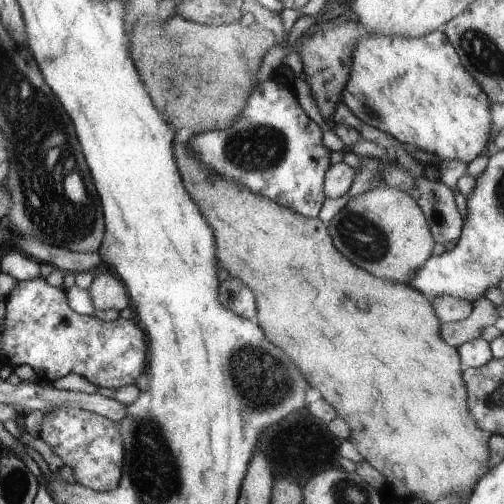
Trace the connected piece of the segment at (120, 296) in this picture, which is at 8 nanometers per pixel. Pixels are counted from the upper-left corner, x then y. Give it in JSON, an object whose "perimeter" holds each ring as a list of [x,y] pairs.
{"perimeter":[[[110,269],[97,271],[96,278],[88,290],[97,310],[115,308],[121,311],[131,304],[126,285]]]}

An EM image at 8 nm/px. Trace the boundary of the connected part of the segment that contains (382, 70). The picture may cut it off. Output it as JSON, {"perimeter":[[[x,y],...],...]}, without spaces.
{"perimeter":[[[359,24],[359,33],[355,49],[352,53],[353,69],[349,74],[347,85],[344,87],[341,94],[341,100],[362,122],[366,122],[370,126],[375,126],[380,130],[390,134],[404,146],[424,152],[430,152],[439,156],[440,160],[462,160],[466,164],[470,164],[474,158],[480,154],[487,152],[490,140],[492,140],[492,130],[494,129],[493,118],[491,117],[491,100],[488,95],[482,90],[479,82],[462,66],[460,57],[456,49],[451,45],[448,37],[438,29],[428,33],[426,36],[416,37],[399,37],[399,36],[384,36],[384,35],[369,35],[363,25]]]}

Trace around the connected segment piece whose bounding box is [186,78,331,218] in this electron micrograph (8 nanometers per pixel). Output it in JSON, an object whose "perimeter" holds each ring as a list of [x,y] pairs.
{"perimeter":[[[273,78],[258,83],[251,92],[244,107],[244,114],[240,114],[228,130],[222,132],[203,132],[186,142],[189,149],[214,172],[222,174],[224,178],[236,180],[248,186],[252,192],[262,194],[277,202],[280,206],[295,210],[308,218],[318,217],[318,212],[326,200],[323,191],[325,172],[330,164],[331,151],[322,143],[322,130],[320,126],[306,115],[300,107],[297,95],[292,85],[286,85]]]}

